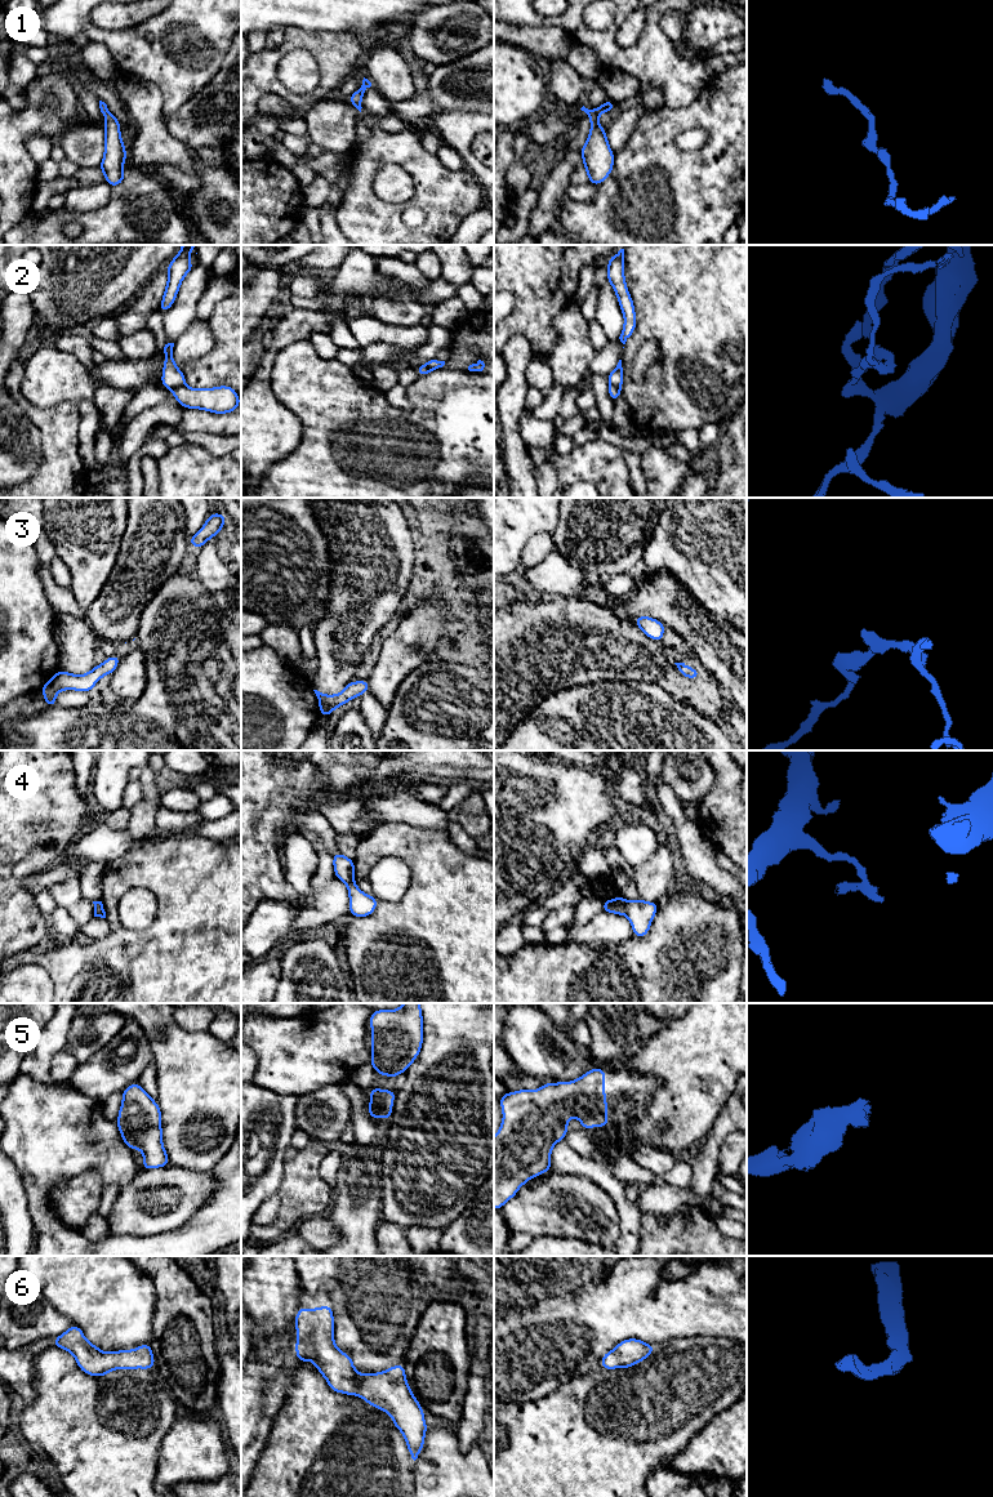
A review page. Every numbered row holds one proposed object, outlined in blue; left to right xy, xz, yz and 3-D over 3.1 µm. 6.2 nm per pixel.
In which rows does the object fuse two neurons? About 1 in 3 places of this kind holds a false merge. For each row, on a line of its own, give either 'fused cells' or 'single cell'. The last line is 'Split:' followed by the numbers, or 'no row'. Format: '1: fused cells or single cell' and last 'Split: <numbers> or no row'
1: single cell
2: fused cells
3: single cell
4: fused cells
5: single cell
6: single cell
Split: 2, 4

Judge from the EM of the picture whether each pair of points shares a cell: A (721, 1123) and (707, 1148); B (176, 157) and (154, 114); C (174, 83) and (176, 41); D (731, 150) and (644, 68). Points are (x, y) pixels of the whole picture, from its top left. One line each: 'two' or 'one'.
A: one
B: one
C: one
D: two

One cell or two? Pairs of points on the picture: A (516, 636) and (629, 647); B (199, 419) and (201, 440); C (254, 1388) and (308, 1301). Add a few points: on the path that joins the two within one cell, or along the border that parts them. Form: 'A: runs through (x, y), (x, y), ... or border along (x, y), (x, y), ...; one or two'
A: runs through (544, 644), (601, 645); one
B: border along (179, 430), (206, 431), (227, 436); two
C: runs through (271, 1366), (271, 1362), (307, 1328), (307, 1323); one

